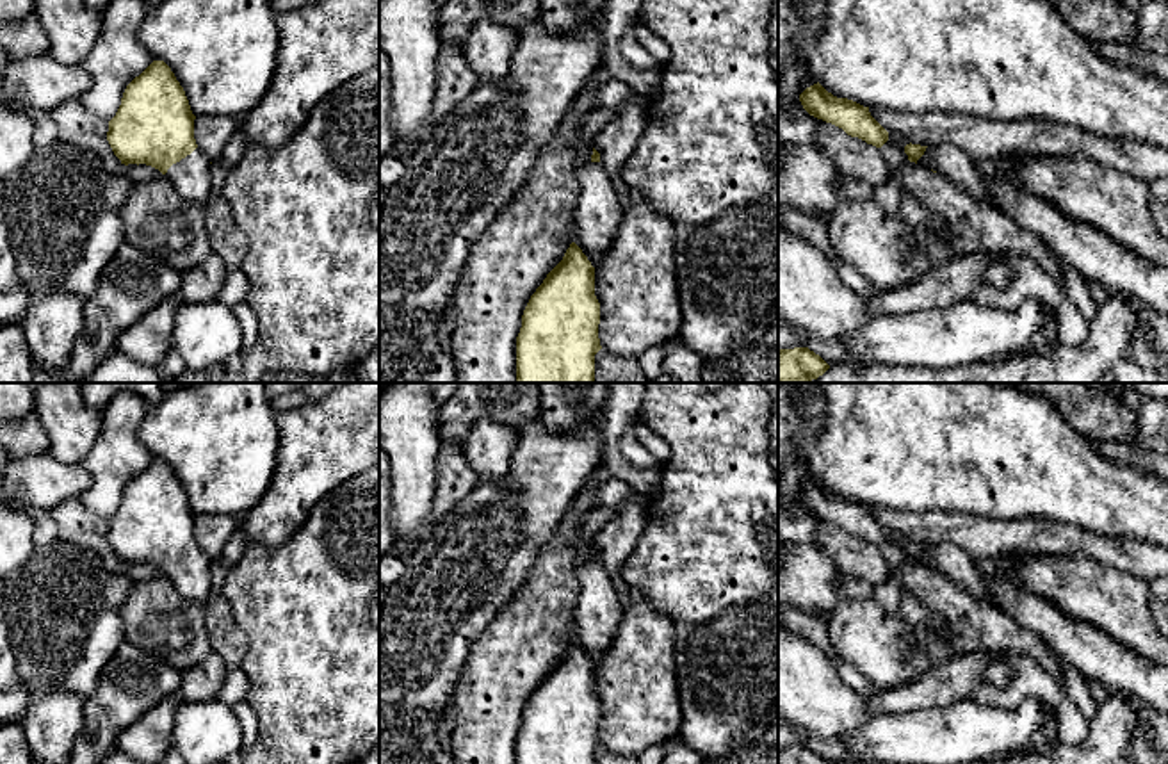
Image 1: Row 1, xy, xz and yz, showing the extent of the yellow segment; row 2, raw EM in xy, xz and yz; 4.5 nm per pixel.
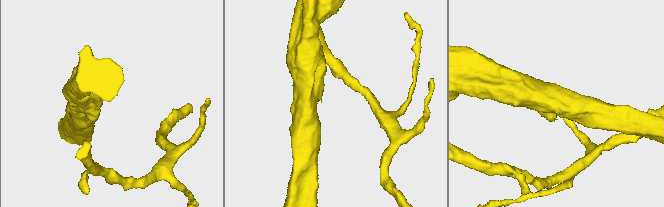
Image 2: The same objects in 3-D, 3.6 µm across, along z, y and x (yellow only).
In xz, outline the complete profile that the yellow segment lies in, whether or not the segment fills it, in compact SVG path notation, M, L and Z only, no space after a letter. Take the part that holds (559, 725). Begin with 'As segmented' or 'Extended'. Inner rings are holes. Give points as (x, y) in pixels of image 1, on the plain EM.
Extended. M595 547L577 577L573 641L523 709L516 764L595 764L602 748L595 668L614 641L623 606Z

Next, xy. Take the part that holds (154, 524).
Extended. M153 459L125 488L116 515L109 520L107 540L121 563L146 563L158 568L191 602L205 604L212 593L208 556L194 538L194 518L183 486L164 459Z

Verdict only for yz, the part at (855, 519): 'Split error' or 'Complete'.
Complete

